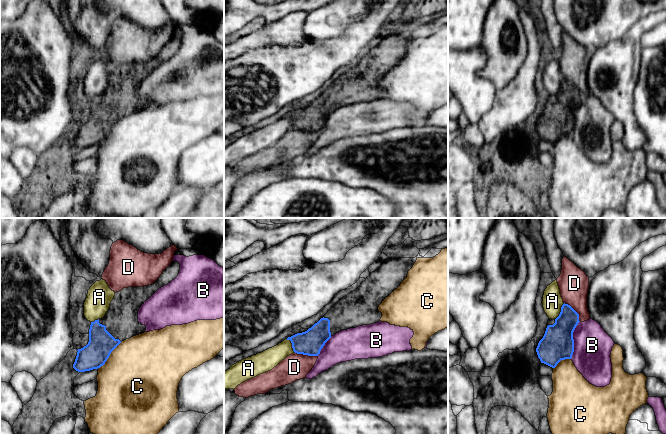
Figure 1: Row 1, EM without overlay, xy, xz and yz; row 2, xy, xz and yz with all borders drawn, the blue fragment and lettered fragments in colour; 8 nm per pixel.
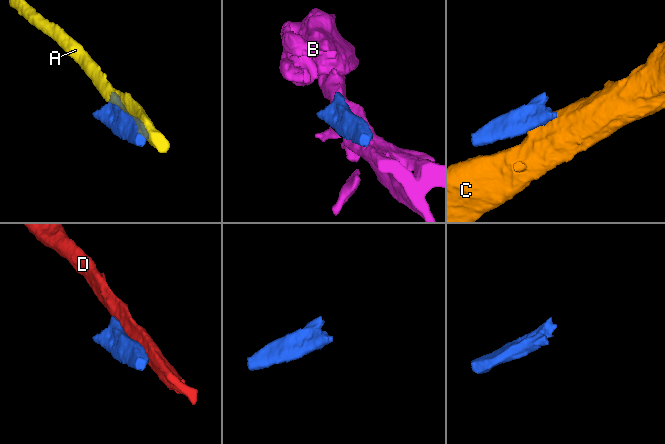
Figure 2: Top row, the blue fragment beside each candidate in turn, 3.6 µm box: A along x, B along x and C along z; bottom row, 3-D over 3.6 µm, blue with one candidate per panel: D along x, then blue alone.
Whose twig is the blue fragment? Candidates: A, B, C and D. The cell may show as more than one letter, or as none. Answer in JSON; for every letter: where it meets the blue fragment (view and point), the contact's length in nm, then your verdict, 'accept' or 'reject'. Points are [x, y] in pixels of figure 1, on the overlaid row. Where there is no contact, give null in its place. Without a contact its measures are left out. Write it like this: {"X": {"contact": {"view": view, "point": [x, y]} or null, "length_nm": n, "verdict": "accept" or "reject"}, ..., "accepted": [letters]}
{"A": {"contact": {"view": "yz", "point": [561, 311]}, "length_nm": 150, "verdict": "reject"}, "B": {"contact": {"view": "yz", "point": [573, 340]}, "length_nm": 320, "verdict": "reject"}, "C": {"contact": {"view": "xy", "point": [109, 355]}, "length_nm": 300, "verdict": "reject"}, "D": {"contact": {"view": "xz", "point": [306, 354]}, "length_nm": 190, "verdict": "reject"}, "accepted": []}

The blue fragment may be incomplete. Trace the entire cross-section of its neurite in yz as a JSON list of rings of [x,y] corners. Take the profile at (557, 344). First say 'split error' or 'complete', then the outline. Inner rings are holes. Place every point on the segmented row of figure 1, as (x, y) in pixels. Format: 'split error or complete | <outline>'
split error | [[[564,303],[559,316],[548,320],[545,334],[536,348],[541,363],[555,368],[561,360],[572,358],[573,332],[579,322],[579,314]]]

